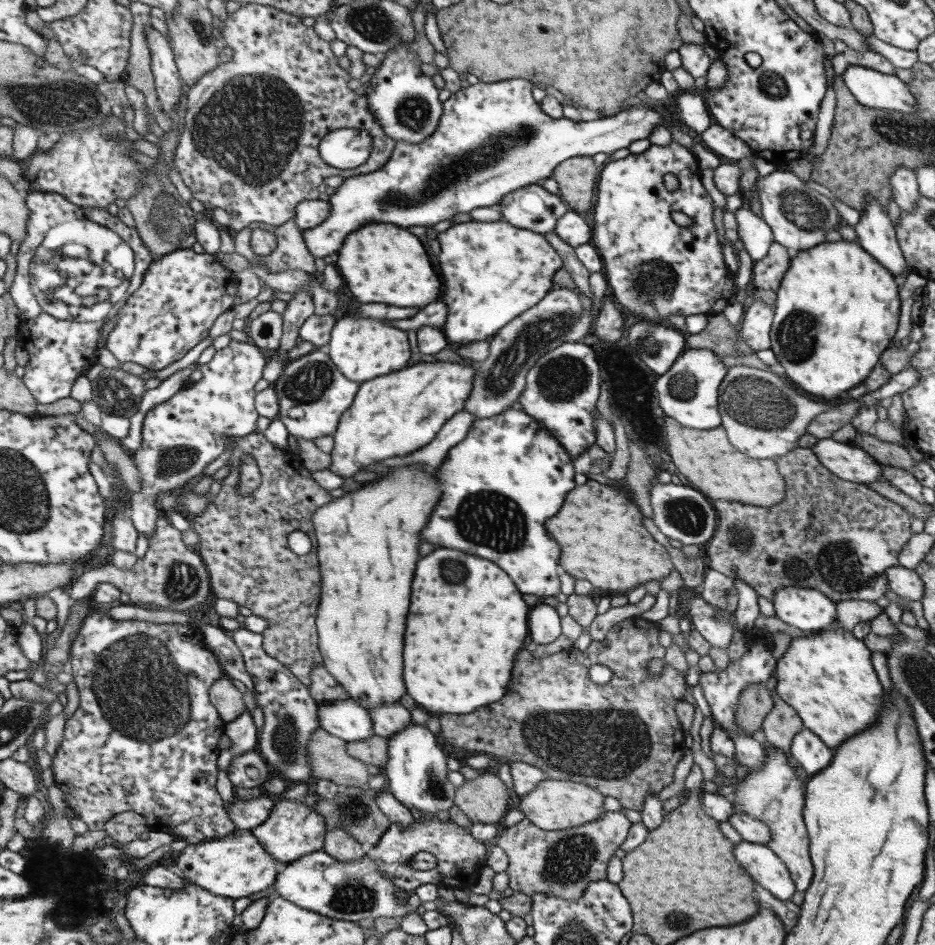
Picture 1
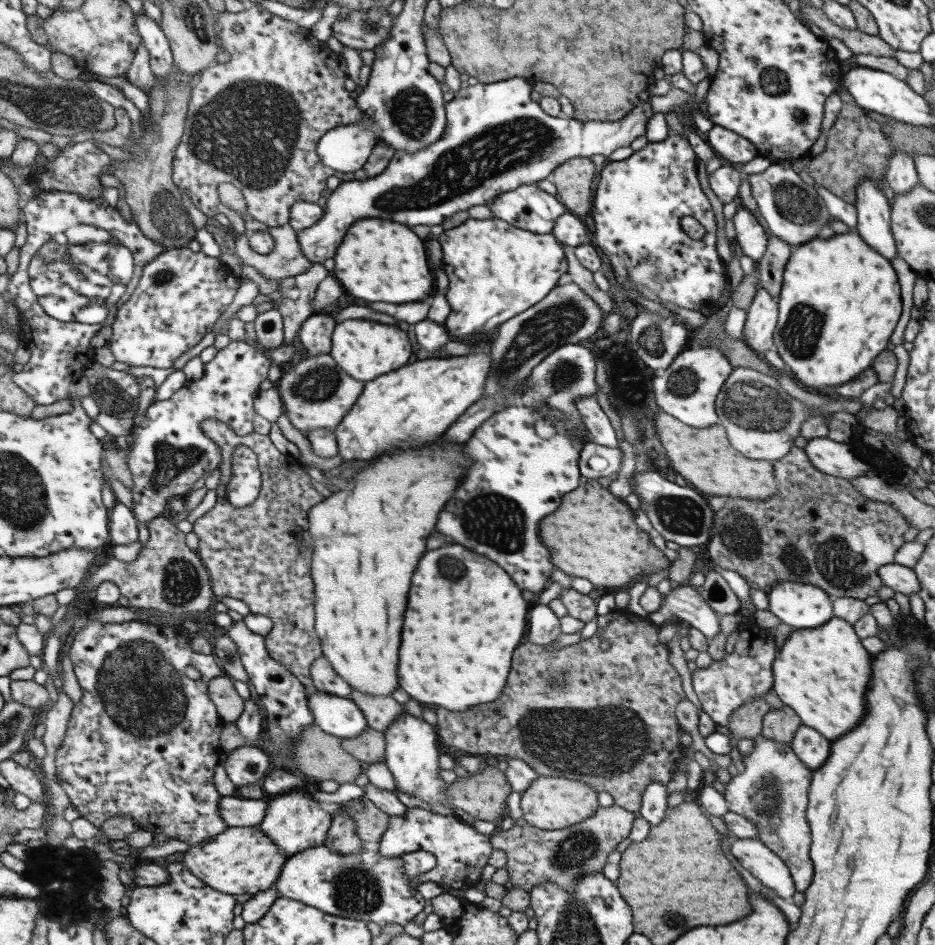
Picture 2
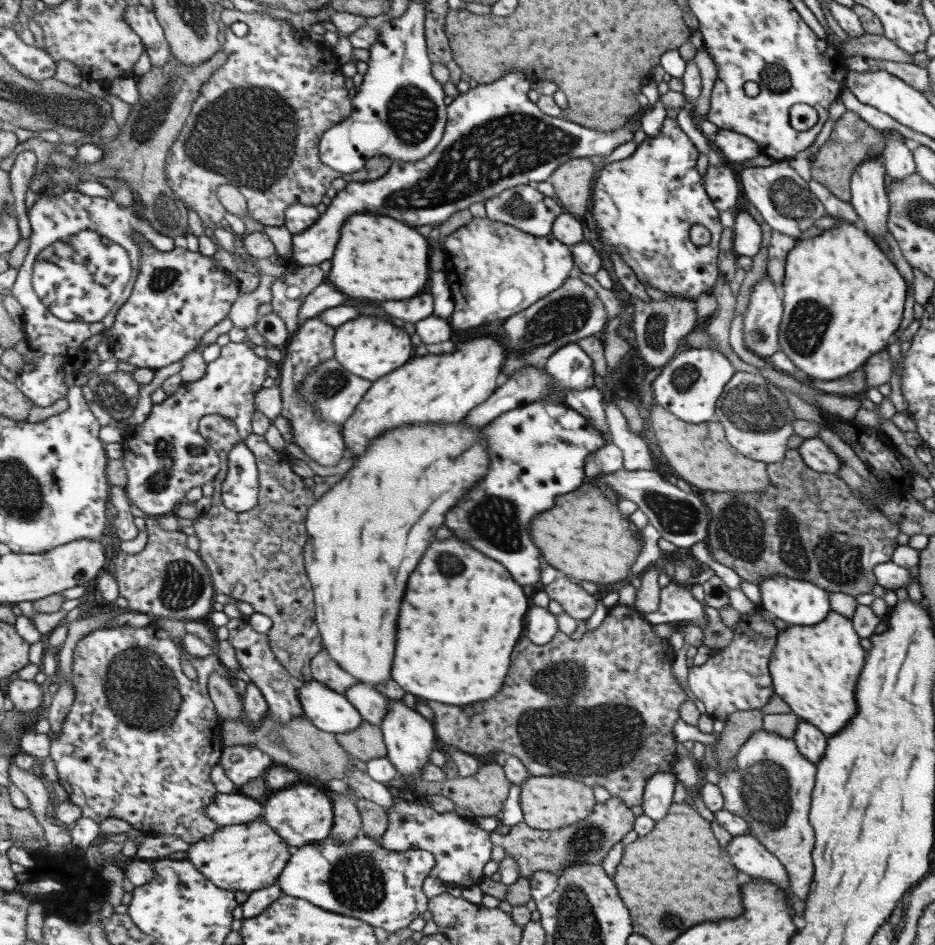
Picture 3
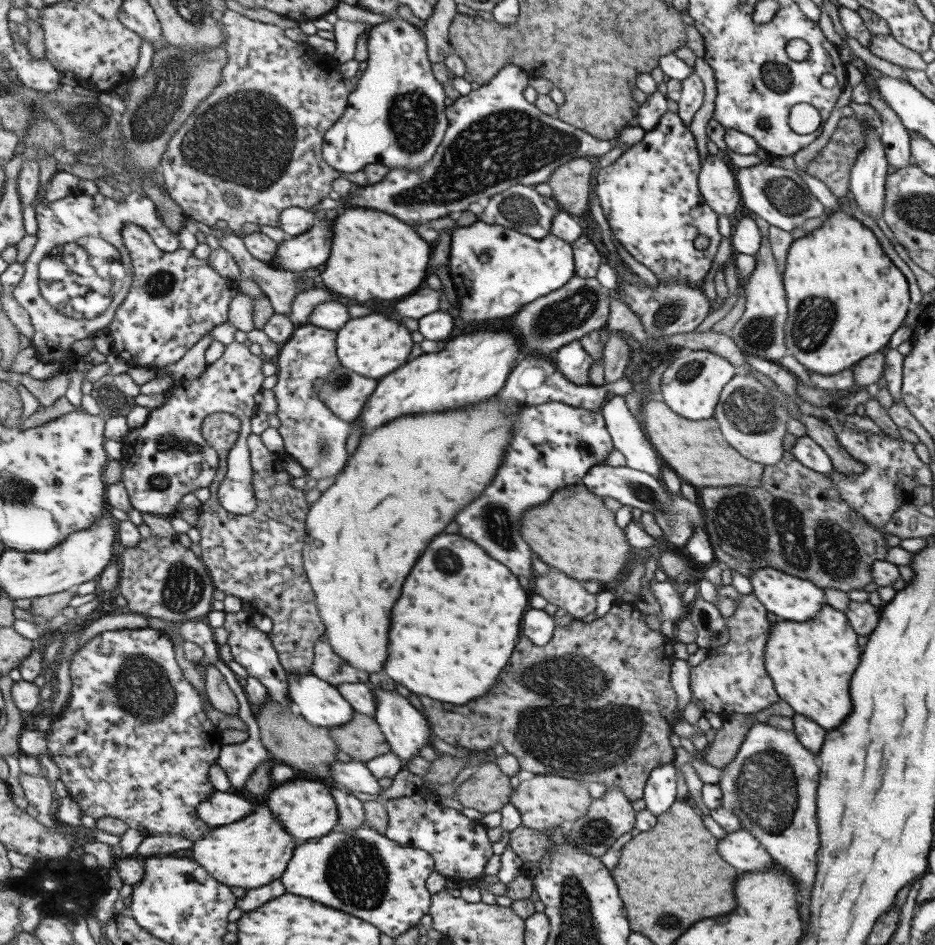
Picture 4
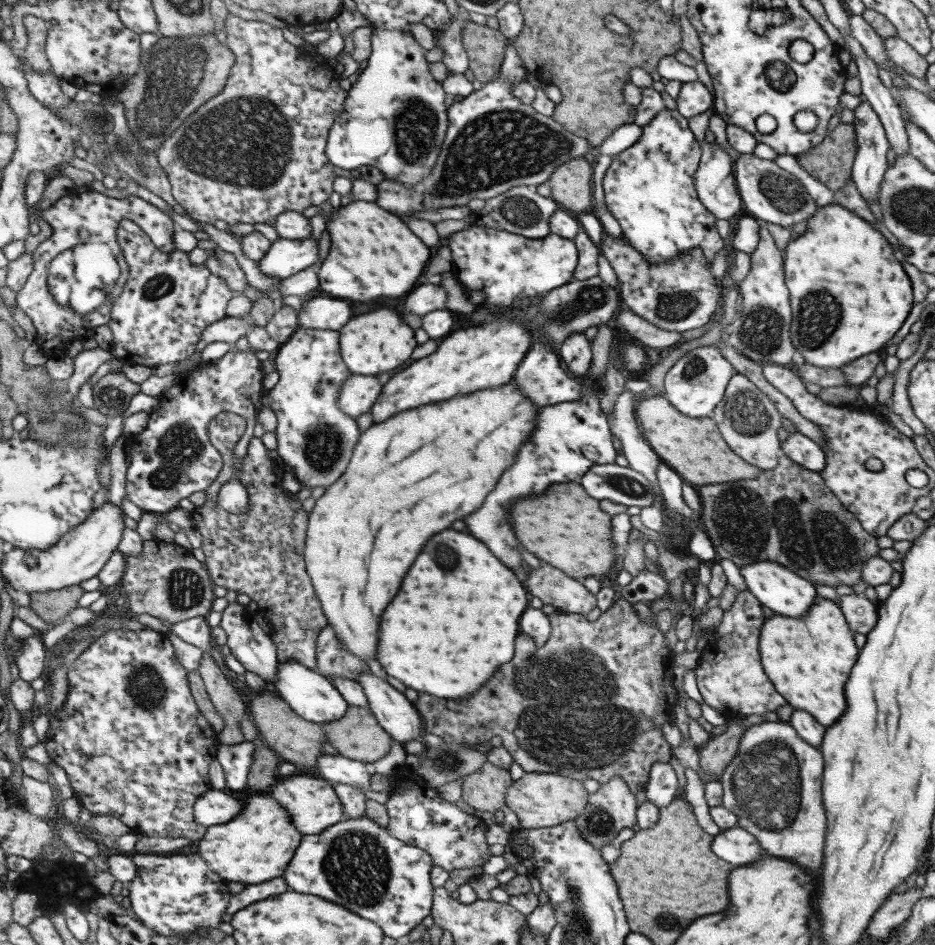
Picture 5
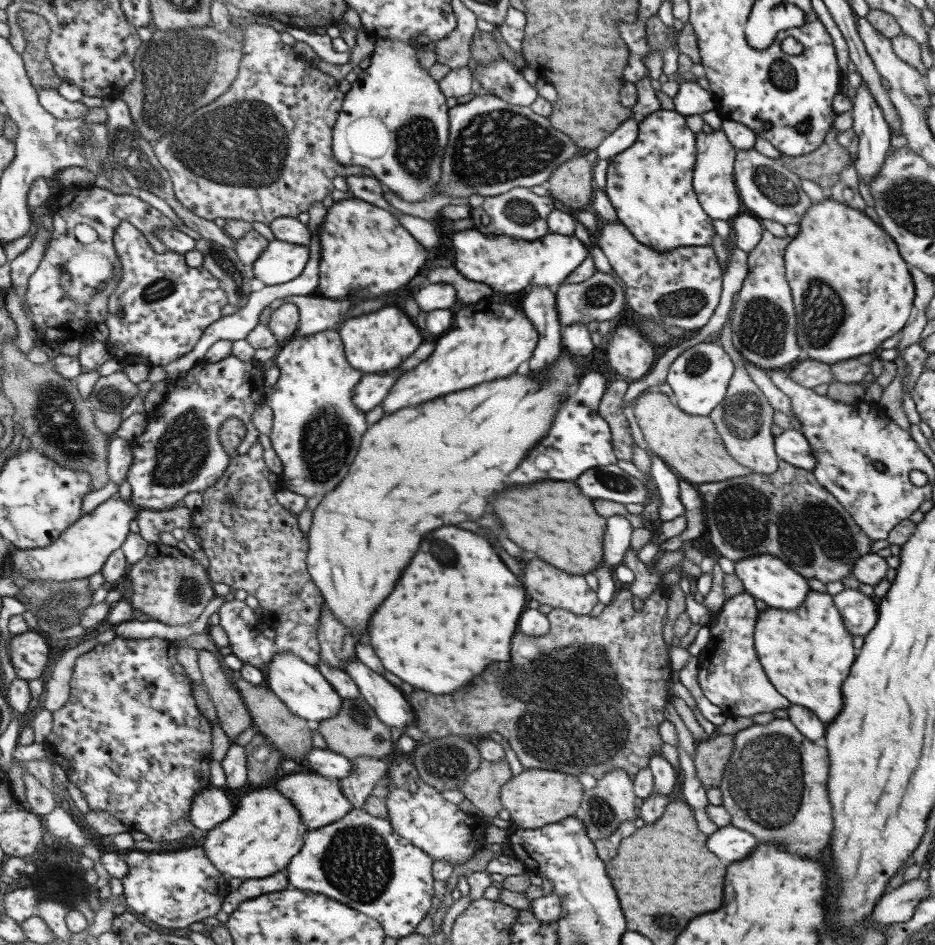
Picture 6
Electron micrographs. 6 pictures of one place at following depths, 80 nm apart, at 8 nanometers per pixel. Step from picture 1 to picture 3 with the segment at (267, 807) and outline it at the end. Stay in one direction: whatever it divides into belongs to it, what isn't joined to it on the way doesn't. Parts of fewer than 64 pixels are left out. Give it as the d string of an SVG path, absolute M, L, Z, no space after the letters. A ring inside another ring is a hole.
M237 791L229 794L217 793L212 802L204 806L204 815L219 827L245 825L261 818L261 803Z

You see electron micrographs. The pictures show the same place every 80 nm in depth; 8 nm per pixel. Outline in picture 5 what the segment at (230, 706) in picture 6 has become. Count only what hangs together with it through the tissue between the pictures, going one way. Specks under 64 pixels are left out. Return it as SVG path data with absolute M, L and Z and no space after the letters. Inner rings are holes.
M207 653L201 656L196 670L202 678L211 704L223 719L223 728L218 732L220 744L232 745L243 742L244 736L239 731L239 722L247 714L247 706L242 702L240 694Z

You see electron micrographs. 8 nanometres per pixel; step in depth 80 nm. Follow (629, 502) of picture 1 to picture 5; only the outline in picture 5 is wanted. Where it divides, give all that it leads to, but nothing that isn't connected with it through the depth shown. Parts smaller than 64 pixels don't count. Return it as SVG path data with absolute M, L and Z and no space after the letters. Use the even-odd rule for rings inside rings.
M551 484L547 492L535 498L517 500L509 508L509 520L519 544L574 579L599 578L615 560L612 551L610 516L601 512L598 501L587 496L579 484Z

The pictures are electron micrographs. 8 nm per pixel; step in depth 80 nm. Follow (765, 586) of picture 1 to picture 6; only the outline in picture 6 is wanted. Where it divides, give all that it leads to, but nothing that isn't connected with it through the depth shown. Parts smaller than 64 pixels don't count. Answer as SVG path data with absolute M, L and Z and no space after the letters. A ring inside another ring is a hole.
M778 462L775 472L765 476L743 476L722 482L710 482L695 486L702 500L704 512L705 539L717 557L737 562L741 558L753 558L769 554L779 558L783 564L803 578L815 579L824 585L849 576L850 568L859 556L871 553L872 540L867 538L853 522L852 516L835 498L821 487L811 471Z

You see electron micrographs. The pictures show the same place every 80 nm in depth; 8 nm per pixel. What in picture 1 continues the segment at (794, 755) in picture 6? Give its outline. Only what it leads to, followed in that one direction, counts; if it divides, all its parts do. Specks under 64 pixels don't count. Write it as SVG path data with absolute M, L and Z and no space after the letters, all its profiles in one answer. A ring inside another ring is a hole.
M777 747L764 751L763 764L756 769L751 767L743 779L733 779L732 808L754 817L769 829L767 848L785 865L789 871L794 889L804 892L812 877L812 864L808 855L808 836L803 822L804 782L790 765L788 756Z

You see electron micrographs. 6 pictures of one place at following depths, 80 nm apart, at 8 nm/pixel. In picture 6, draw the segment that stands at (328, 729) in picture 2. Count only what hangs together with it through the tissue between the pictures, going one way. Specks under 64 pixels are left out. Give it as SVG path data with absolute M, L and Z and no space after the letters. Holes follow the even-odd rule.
M290 652L275 653L272 656L266 668L264 685L283 702L289 713L308 721L311 725L333 716L341 706L341 698L316 667L303 662L299 656Z

